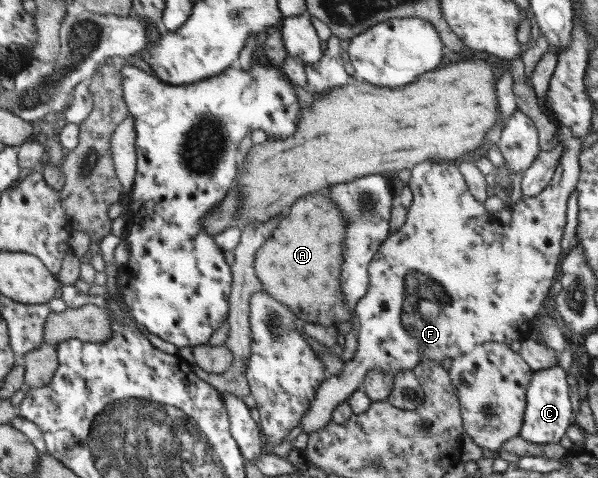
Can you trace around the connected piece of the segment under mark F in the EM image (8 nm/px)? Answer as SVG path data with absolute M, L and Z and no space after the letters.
M555 121L555 126L557 139L564 150L549 185L537 196L524 198L512 205L510 221L505 225L491 218L481 230L481 216L485 214L489 218L489 214L467 192L466 182L463 182L465 178L461 178L462 174L451 166L451 162L426 161L411 170L407 186L414 195L414 203L409 208L403 228L391 234L374 257L370 265L370 290L356 308L359 335L355 355L347 361L339 376L329 376L319 388L317 399L301 424L308 435L334 420L335 408L346 403L355 390L362 389L371 370L413 371L427 359L439 362L445 356L452 359L484 342L509 345L529 337L541 302L557 278L557 262L563 255L560 242L567 198L576 188L580 171L580 139L572 138L570 131L559 121Z

